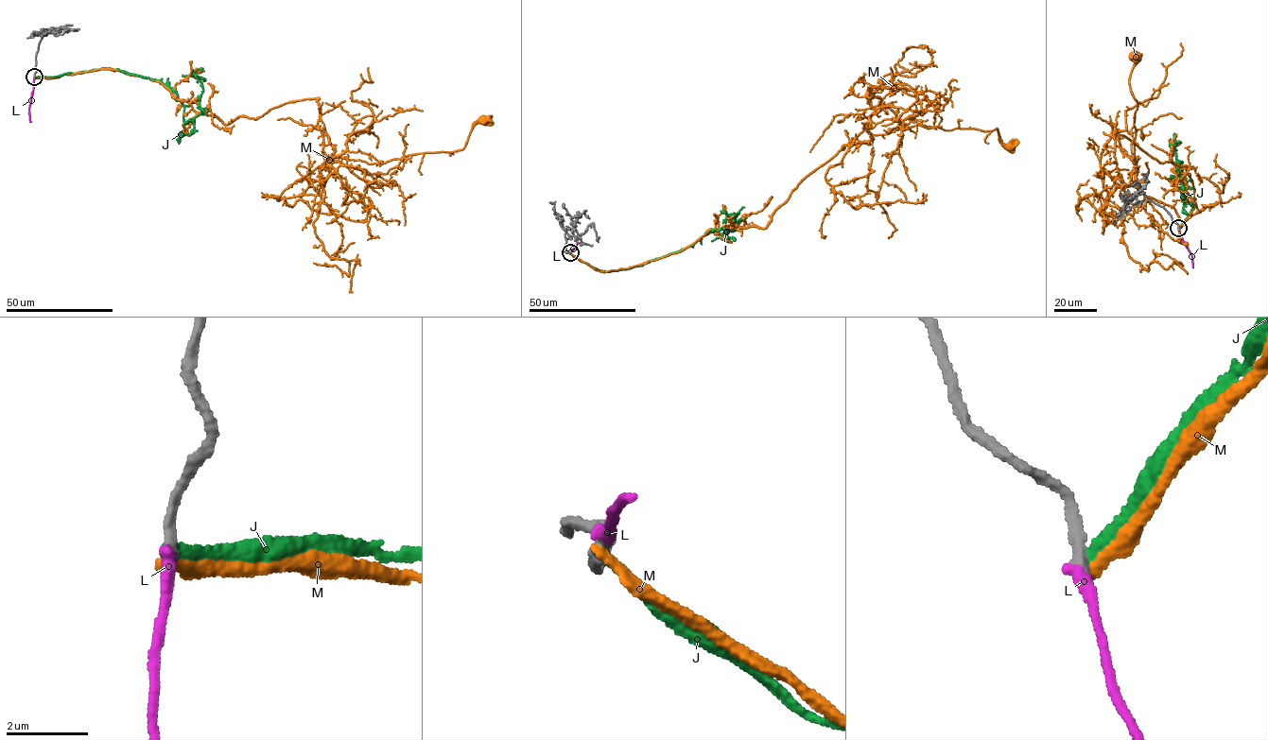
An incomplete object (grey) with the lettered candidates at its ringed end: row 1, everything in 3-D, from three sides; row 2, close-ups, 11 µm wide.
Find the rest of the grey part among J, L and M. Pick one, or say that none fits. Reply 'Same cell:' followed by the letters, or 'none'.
Same cell: L

